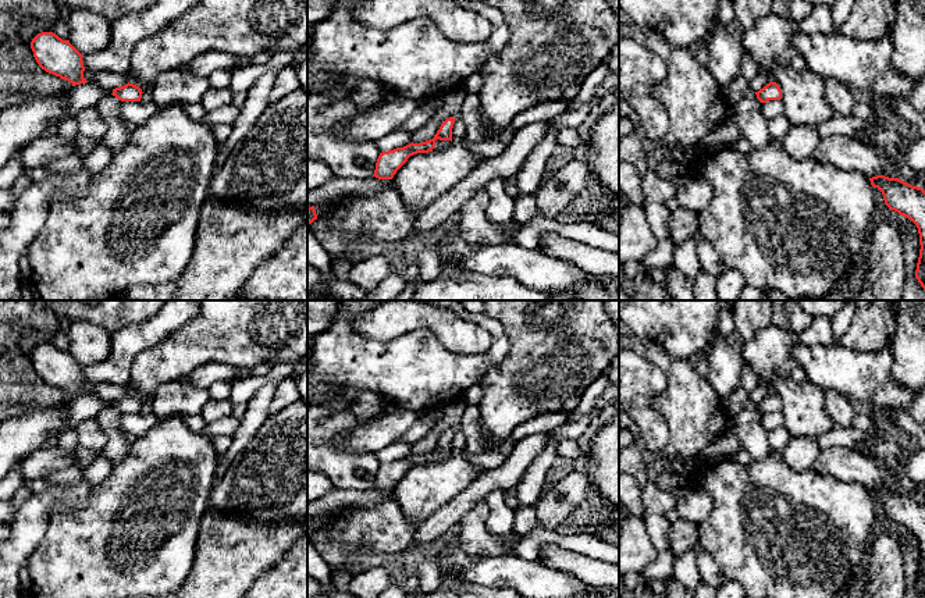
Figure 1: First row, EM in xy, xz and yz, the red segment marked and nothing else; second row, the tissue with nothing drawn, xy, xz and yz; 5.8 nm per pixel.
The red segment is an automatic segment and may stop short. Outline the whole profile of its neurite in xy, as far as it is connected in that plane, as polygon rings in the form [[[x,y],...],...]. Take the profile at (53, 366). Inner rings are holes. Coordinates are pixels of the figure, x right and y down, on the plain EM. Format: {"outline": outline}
{"outline": [[[53,344],[38,345],[31,360],[39,378],[49,385],[60,388],[74,396],[86,395],[83,389],[82,366],[70,355]]]}

